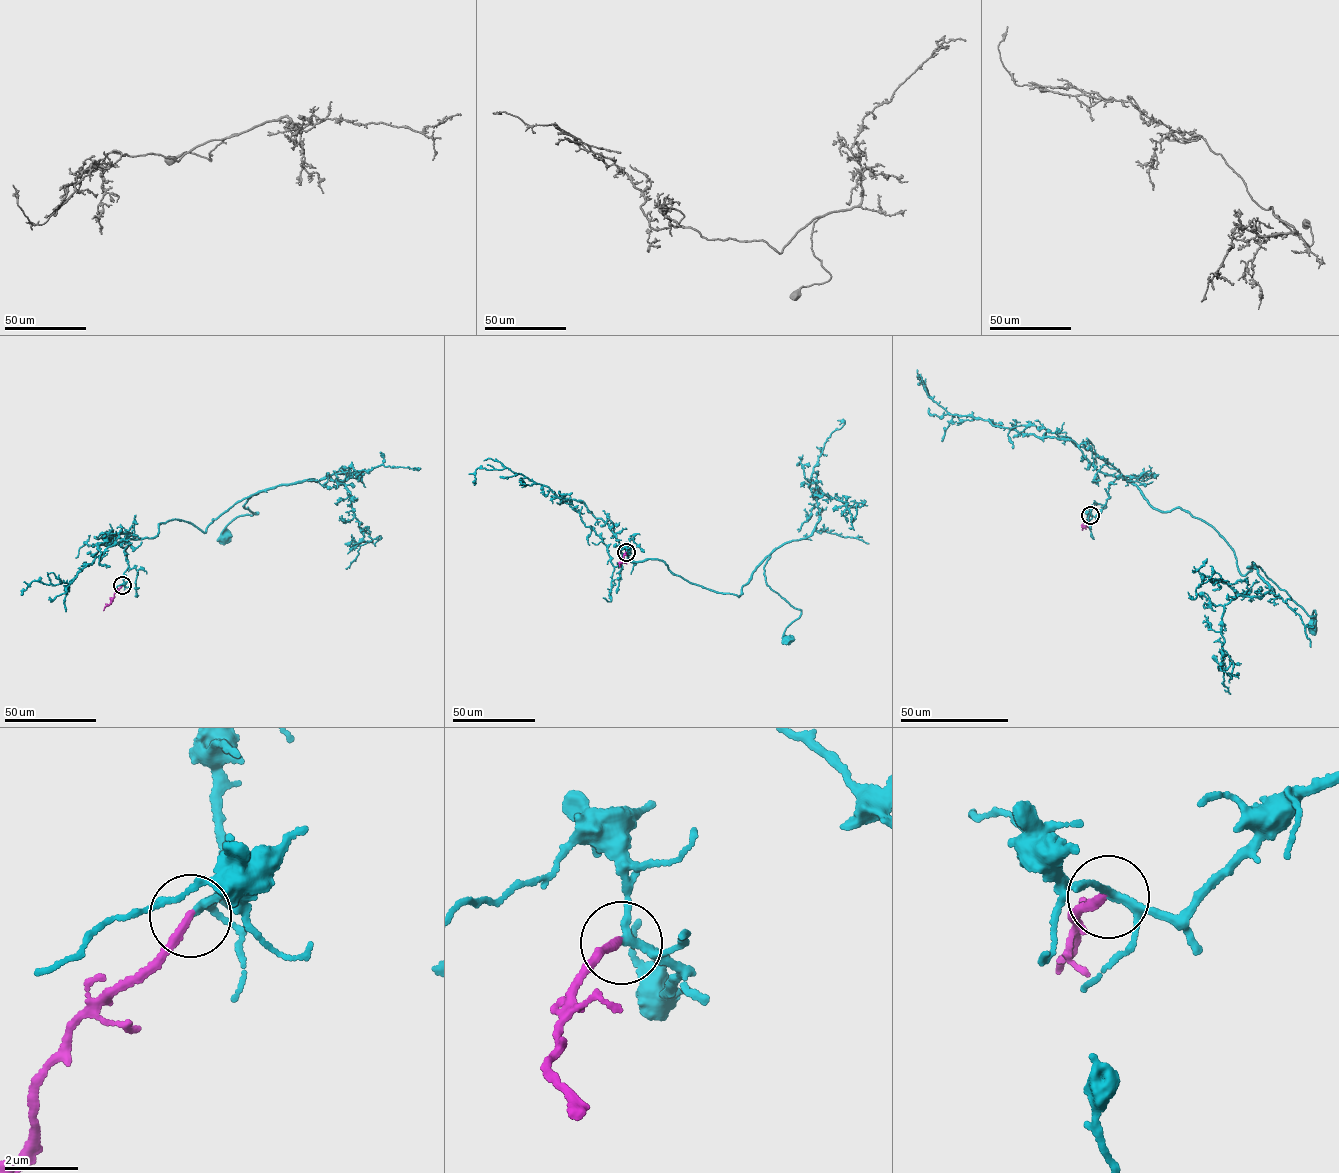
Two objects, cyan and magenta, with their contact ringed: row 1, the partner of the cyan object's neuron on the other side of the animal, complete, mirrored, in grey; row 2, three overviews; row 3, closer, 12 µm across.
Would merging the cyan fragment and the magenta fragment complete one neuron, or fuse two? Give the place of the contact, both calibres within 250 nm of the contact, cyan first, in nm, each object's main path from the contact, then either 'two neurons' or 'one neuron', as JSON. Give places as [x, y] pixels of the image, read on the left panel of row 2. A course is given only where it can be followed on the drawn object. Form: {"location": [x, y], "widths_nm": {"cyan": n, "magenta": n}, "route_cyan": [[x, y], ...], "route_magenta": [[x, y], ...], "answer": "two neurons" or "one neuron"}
{"location": [122, 585], "widths_nm": {"cyan": 150, "magenta": 200}, "route_cyan": [[122, 585], [119, 542], [172, 519], [204, 532], [265, 490], [225, 537]], "route_magenta": [[122, 585], [103, 610]], "answer": "one neuron"}

